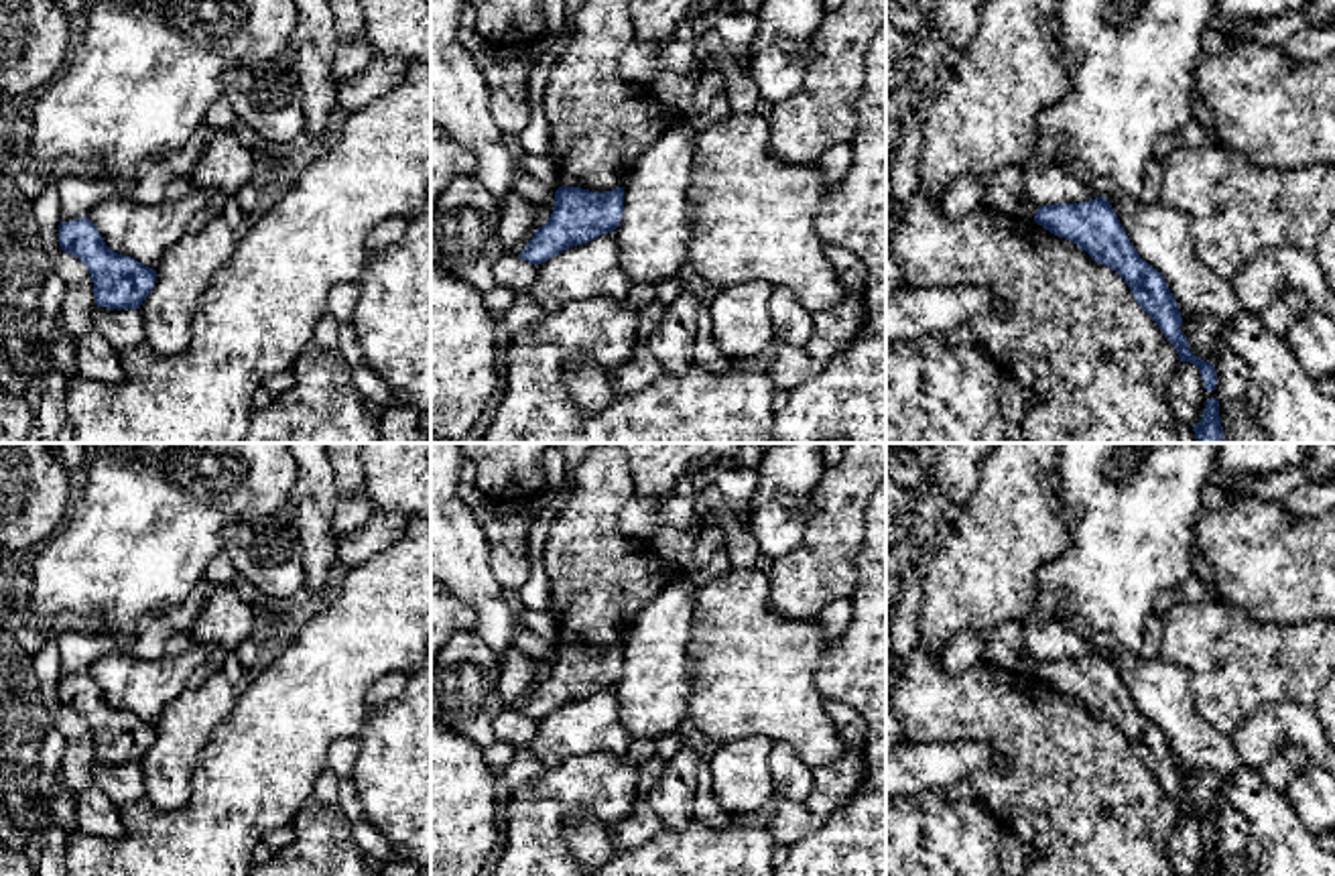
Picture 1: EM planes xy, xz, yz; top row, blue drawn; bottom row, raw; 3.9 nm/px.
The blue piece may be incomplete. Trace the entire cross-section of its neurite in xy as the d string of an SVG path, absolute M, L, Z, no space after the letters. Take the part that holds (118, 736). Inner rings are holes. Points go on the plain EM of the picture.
M89 673L61 677L57 691L61 705L87 722L98 762L140 764L156 738L156 726L110 705Z

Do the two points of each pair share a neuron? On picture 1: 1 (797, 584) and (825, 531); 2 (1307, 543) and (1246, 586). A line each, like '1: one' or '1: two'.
1: one
2: one

